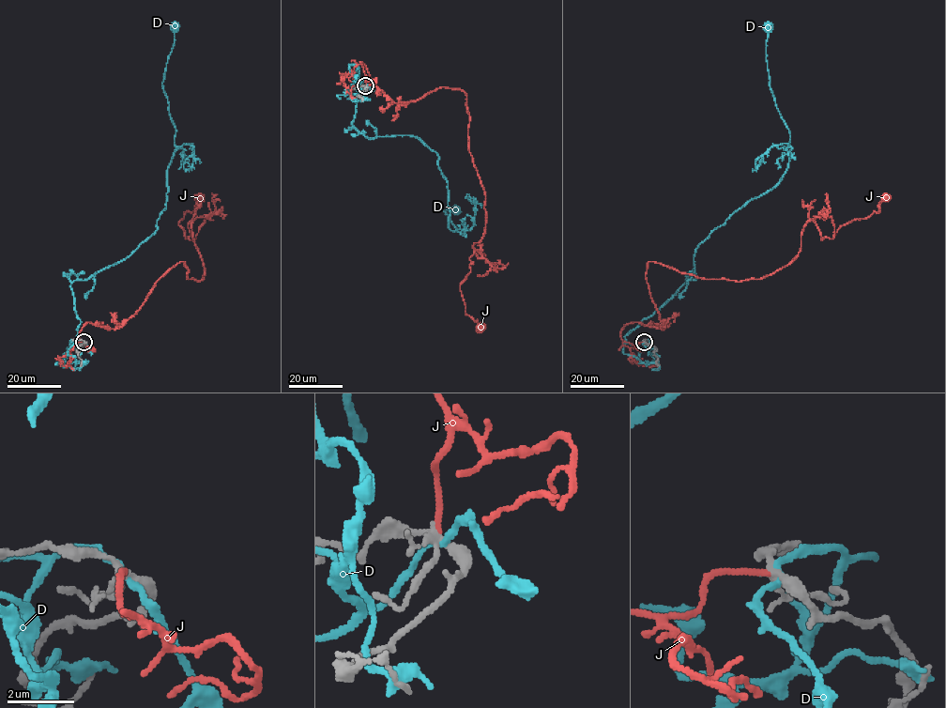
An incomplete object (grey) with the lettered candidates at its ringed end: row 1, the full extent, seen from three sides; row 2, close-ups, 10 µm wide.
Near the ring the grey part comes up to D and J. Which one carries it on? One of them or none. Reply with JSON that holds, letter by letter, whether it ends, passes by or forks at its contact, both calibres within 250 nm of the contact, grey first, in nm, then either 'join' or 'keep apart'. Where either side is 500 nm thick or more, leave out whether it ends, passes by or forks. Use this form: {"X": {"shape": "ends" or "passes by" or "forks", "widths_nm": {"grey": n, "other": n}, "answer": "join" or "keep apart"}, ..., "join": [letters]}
{"D": {"shape": "passes by", "widths_nm": {"grey": 240, "other": 180}, "answer": "keep apart"}, "J": {"shape": "ends", "widths_nm": {"grey": 200, "other": 170}, "answer": "join"}, "join": ["J"]}

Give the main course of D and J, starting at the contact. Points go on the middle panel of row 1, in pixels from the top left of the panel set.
D: (365, 86), (358, 66), (352, 125), (436, 153), (456, 232), (444, 211), (458, 211)
J: (365, 85), (360, 62), (393, 101), (442, 87), (465, 95), (485, 225), (460, 290), (480, 327)

